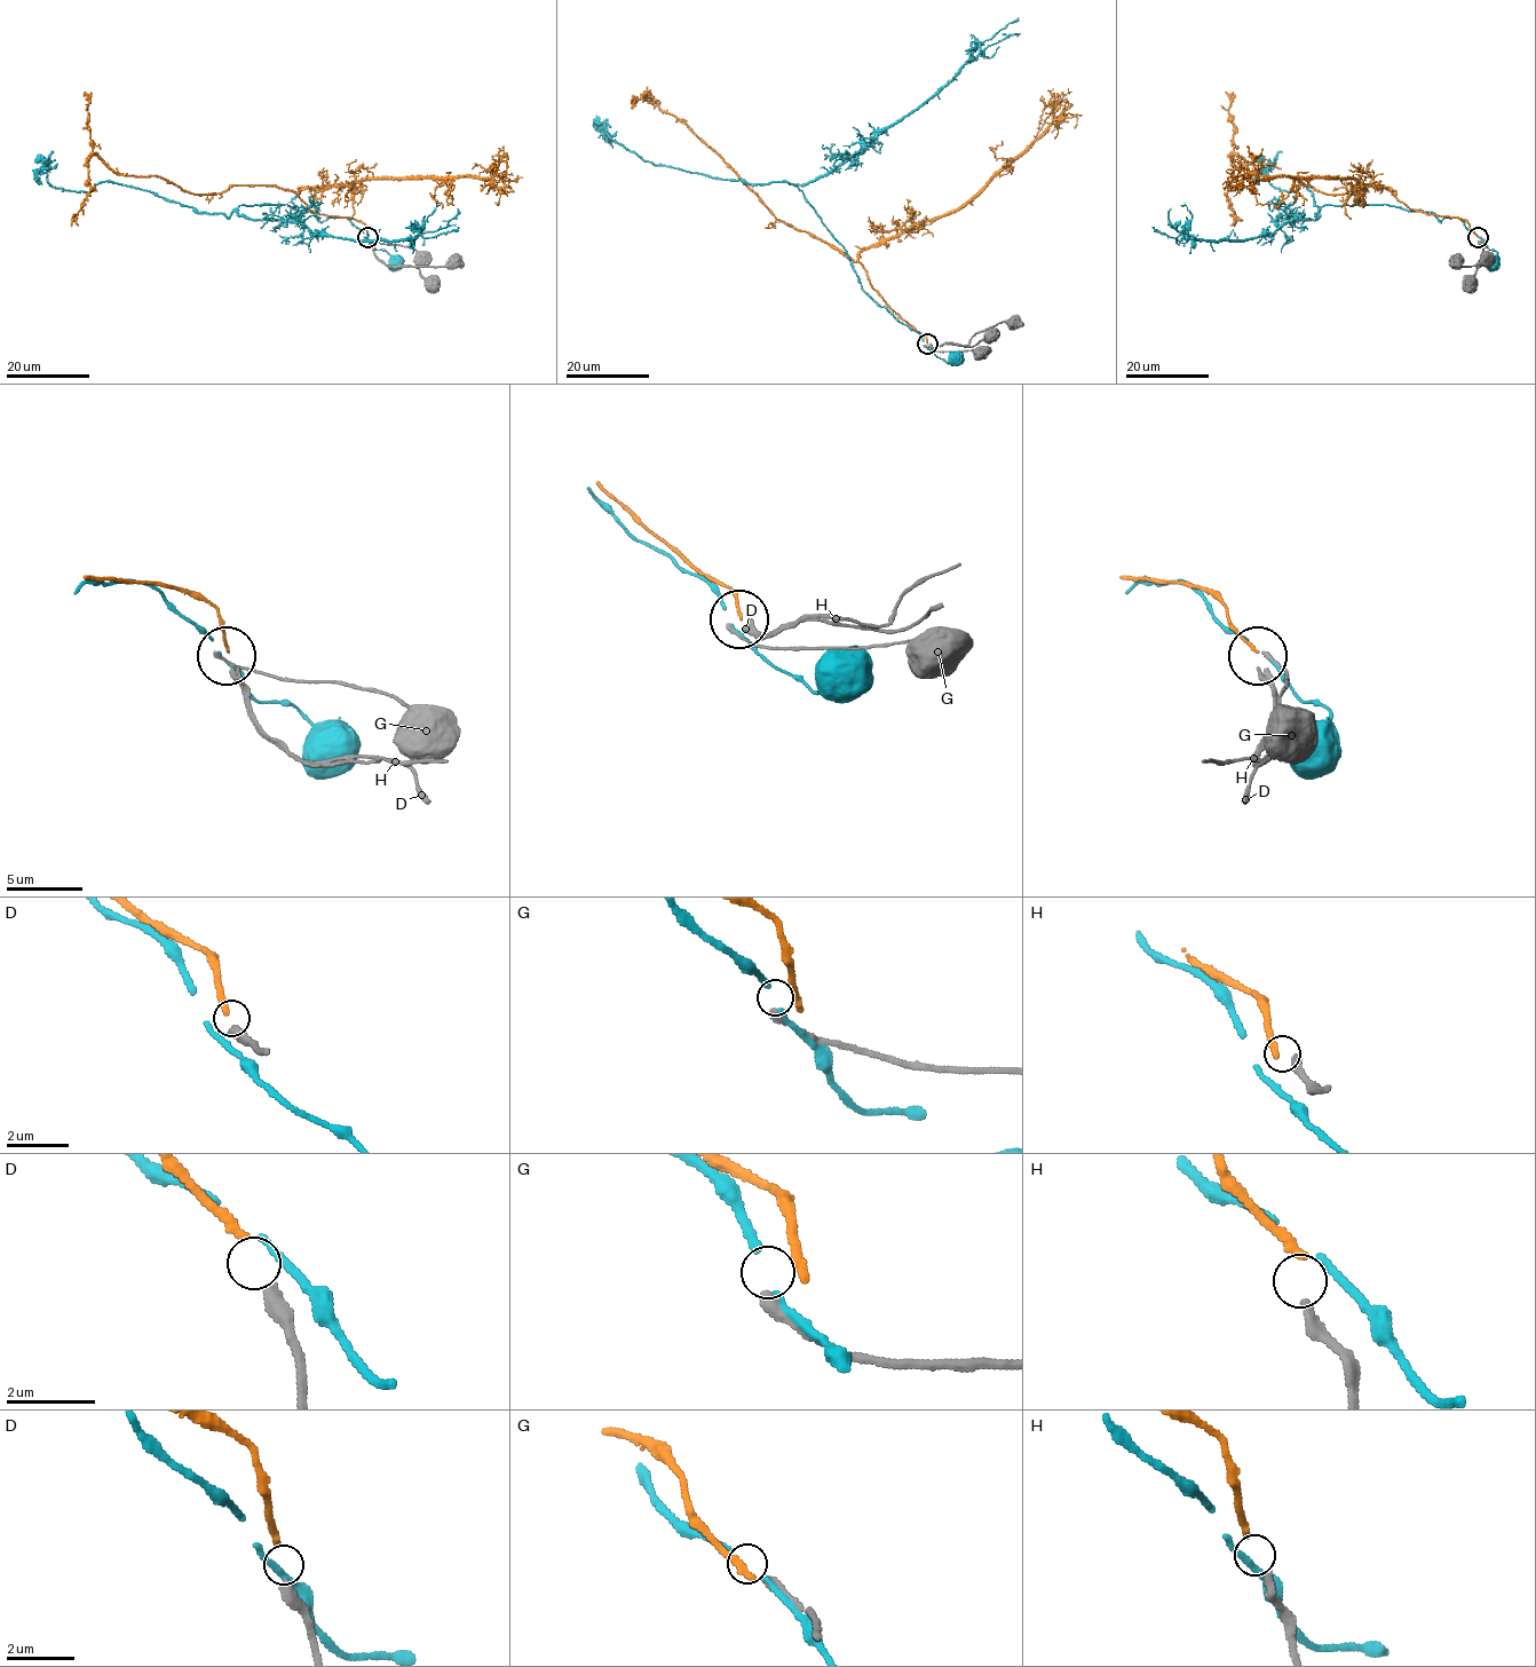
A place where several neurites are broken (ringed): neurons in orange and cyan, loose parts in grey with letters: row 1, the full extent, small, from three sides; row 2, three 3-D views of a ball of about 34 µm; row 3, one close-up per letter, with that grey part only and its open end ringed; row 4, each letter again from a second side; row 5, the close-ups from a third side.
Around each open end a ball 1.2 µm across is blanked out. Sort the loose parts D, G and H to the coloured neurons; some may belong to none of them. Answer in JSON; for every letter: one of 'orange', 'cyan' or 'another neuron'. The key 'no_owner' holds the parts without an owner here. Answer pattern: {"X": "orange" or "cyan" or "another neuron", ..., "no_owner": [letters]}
{"D": "orange", "G": "another neuron", "H": "another neuron", "no_owner": ["G", "H"]}

